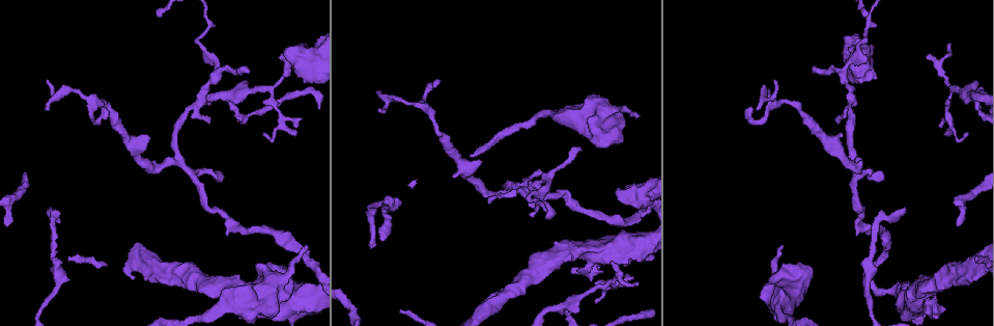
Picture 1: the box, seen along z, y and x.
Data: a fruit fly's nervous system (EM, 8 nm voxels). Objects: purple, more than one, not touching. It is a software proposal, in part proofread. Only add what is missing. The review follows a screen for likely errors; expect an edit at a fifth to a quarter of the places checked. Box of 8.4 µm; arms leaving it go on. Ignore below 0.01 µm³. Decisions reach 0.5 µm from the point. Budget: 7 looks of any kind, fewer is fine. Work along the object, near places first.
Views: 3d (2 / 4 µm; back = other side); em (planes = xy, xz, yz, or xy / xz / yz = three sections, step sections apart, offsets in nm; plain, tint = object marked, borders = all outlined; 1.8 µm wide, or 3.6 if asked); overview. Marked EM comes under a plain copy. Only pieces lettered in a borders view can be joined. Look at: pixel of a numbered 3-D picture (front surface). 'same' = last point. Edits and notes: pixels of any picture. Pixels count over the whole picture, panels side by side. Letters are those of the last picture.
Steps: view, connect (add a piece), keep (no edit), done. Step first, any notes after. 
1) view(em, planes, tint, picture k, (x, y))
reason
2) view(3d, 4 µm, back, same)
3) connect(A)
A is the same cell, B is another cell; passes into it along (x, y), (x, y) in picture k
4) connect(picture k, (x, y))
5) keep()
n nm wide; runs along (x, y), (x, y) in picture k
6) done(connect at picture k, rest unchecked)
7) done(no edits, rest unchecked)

view(em, 3.6 µm, yz, step 4, tint, picture 1, (814, 72))
free end

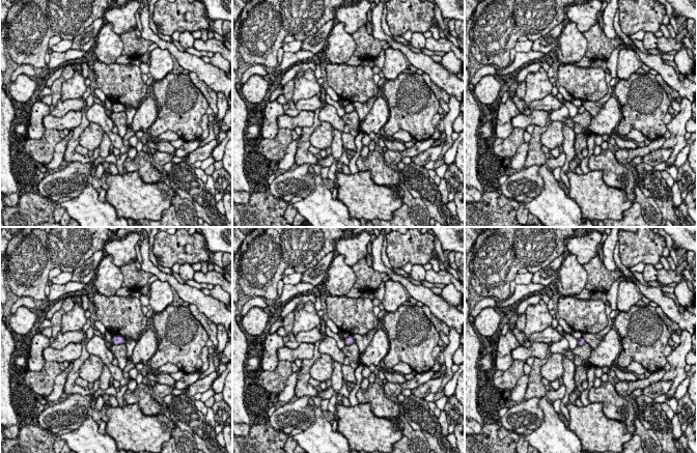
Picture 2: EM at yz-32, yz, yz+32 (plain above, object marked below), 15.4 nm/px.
view(em, 3.6 µm, planes, borders, same)
cut it another way

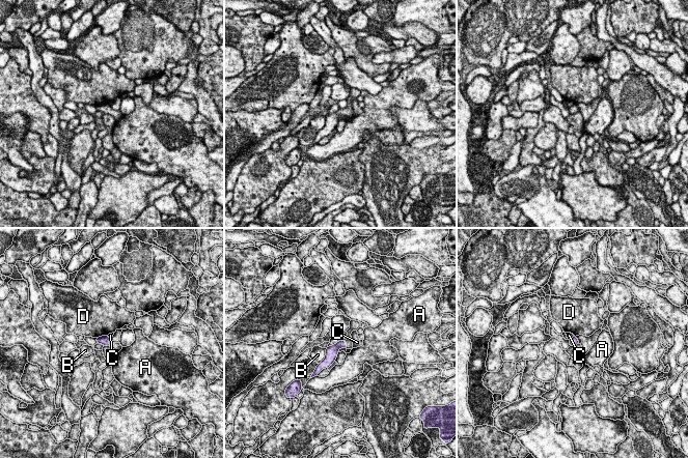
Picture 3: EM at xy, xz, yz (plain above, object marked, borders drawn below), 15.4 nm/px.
keep()
A, B, C and D are other cells; no lettered piece goes on from it

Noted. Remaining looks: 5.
view(3d, 4 µm, picture 1, (626, 195))
thick turns thin

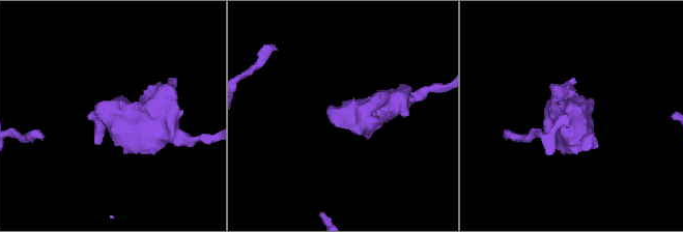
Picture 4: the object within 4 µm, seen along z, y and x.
view(em, 3.6 µm, planes, borders, picture 4, (345, 113))

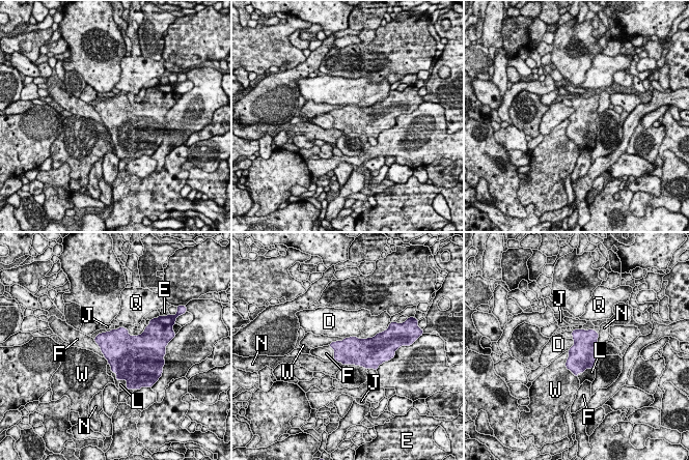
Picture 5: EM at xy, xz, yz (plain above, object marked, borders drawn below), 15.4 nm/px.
connect(L)
W touches over 460 nm; L is the same cell, D, E, F, J, N, Q and W are other cells; it goes on there

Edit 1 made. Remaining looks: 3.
done(connect at picture 5, rest unchecked)

